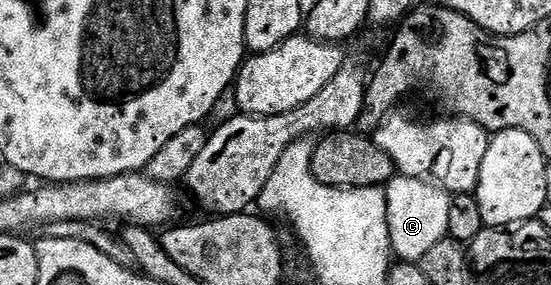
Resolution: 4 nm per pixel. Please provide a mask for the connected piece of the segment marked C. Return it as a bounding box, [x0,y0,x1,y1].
[386,175,452,263]

